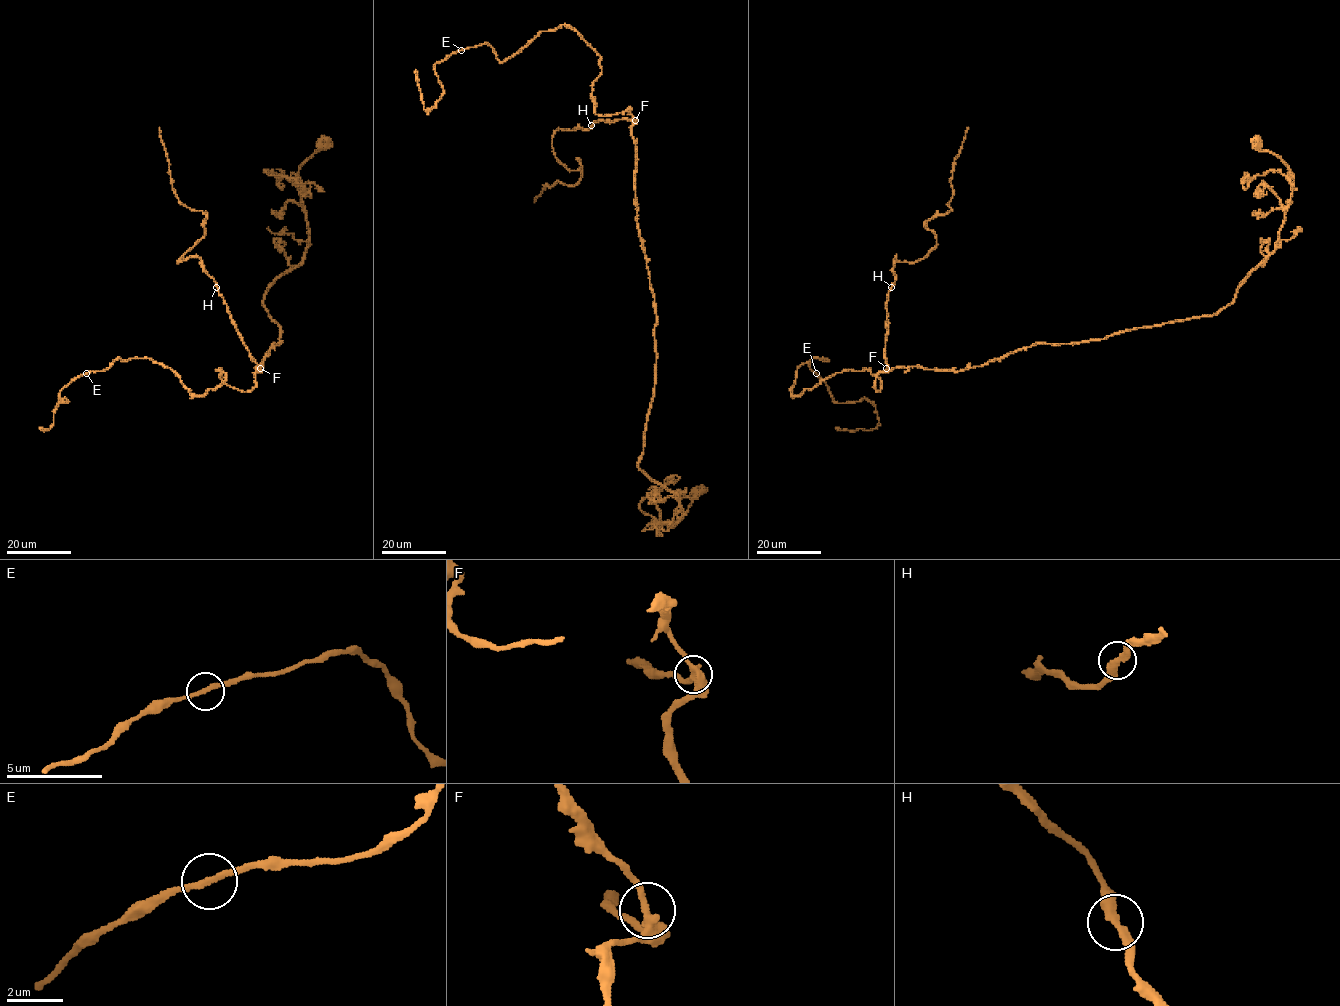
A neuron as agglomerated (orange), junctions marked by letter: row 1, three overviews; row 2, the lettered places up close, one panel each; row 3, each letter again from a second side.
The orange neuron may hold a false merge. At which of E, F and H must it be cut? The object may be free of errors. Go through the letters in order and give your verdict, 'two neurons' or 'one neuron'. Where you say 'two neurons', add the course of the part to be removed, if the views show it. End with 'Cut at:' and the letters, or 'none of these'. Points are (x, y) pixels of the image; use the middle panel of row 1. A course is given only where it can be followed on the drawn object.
E: one neuron
F: one neuron
H: one neuron
Cut at: none of these

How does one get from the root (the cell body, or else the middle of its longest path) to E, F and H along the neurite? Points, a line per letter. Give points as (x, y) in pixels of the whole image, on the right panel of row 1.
E: (1257, 142), (1292, 195), (1277, 246), (1216, 313), (791, 394), (828, 359), (816, 373)
F: (1257, 142), (1289, 169), (1292, 195), (1277, 246), (1216, 313), (1102, 339), (1038, 343), (956, 371), (886, 368)
H: (1257, 142), (1292, 173), (1291, 198), (1277, 246), (1212, 314), (1038, 343), (956, 371), (889, 370), (891, 286)

